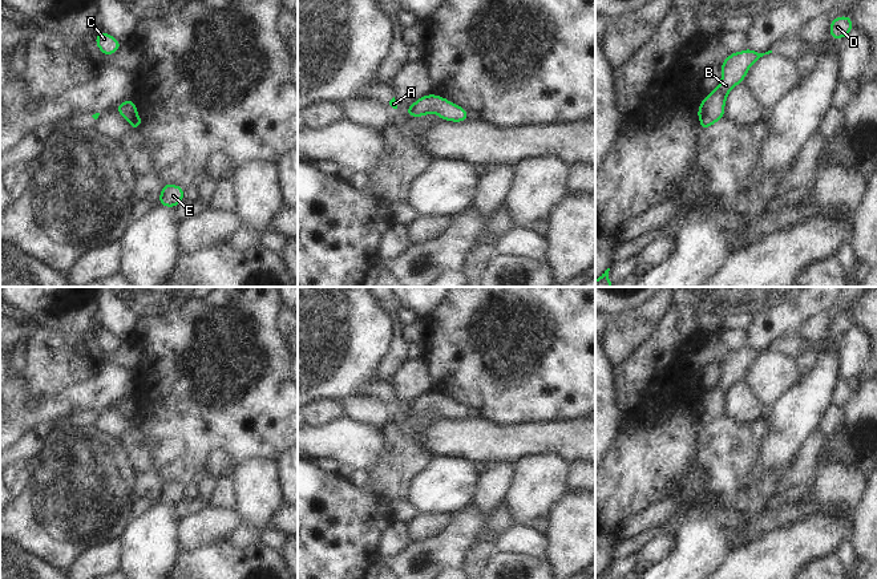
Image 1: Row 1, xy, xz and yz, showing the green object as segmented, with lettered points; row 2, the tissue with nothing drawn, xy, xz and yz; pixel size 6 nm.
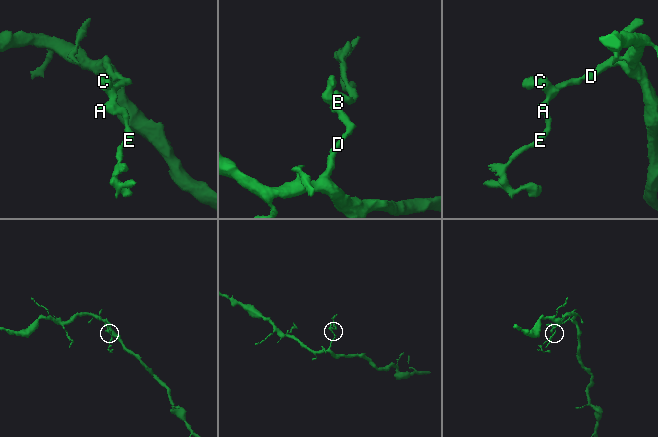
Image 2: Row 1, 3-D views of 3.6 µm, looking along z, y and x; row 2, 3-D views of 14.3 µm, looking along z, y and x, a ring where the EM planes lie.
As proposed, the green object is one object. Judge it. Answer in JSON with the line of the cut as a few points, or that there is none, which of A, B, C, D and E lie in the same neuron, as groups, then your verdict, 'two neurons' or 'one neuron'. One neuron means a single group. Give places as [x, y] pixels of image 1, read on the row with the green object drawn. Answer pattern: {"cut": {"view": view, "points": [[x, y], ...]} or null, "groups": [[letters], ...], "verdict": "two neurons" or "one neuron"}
{"cut": null, "groups": [["A", "B", "C", "D", "E"]], "verdict": "one neuron"}

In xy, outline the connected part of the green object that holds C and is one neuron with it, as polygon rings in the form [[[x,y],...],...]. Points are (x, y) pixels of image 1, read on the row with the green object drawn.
[[[104,31],[94,37],[94,41],[100,52],[106,57],[114,54],[122,45],[117,39]]]

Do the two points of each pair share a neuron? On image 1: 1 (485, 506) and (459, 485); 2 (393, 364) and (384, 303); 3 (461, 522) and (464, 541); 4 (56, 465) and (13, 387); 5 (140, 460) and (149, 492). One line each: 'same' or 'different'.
1: different
2: same
3: same
4: different
5: same

